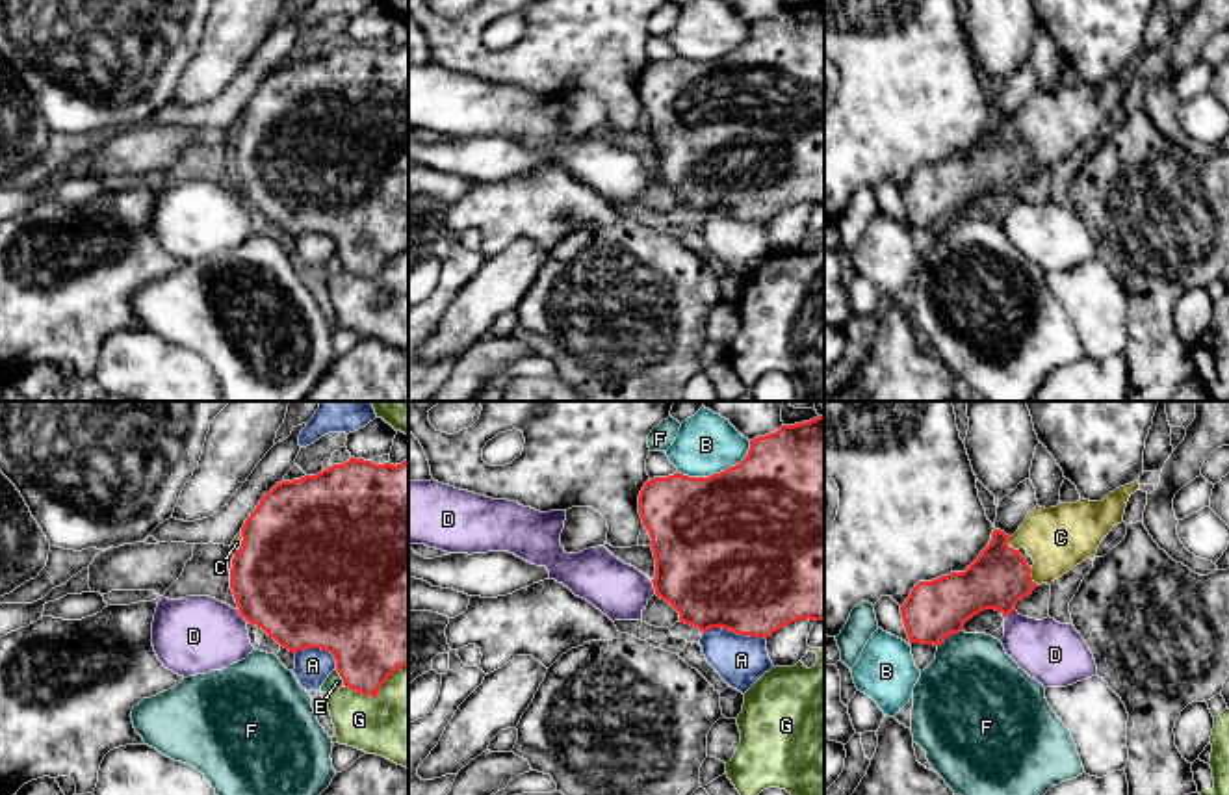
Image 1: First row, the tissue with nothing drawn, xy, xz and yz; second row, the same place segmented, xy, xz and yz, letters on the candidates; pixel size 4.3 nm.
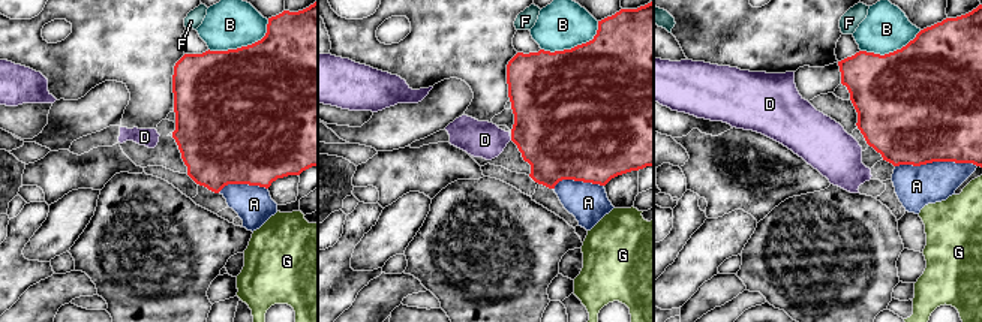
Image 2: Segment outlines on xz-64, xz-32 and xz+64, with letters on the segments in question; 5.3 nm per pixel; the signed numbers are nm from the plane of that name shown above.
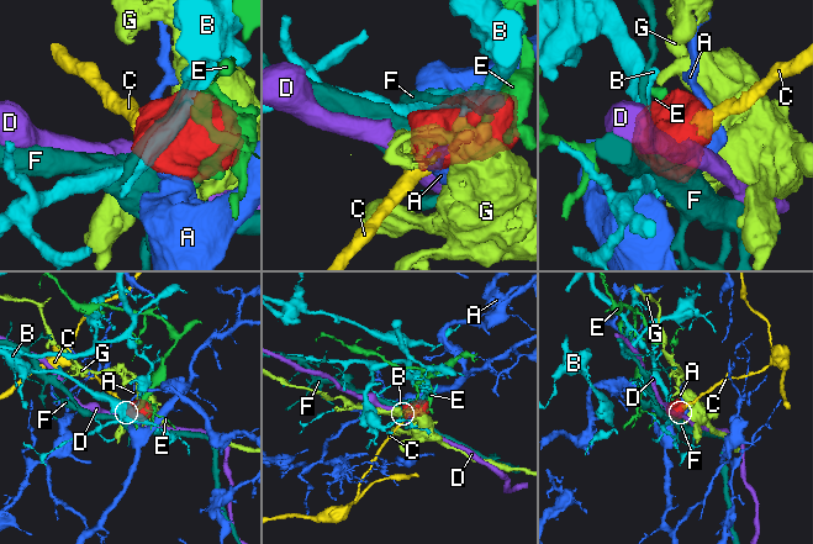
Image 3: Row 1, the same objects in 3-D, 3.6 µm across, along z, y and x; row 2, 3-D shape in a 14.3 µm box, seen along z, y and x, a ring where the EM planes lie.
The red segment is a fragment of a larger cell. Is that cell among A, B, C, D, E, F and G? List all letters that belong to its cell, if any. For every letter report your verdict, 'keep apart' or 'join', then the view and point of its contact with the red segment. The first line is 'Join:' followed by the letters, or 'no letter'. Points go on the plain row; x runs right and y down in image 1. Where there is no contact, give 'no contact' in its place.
Join: C
A: keep apart | xz (734, 216)
B: keep apart | xz (721, 56)
C: join | yz (1009, 130)
D: keep apart | xz (654, 171)
E: keep apart | xy (340, 259)
F: keep apart | yz (949, 220)
G: keep apart | xy (377, 277)

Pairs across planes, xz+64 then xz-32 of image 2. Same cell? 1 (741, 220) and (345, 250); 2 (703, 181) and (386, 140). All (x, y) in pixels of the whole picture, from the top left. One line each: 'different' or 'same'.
1: different
2: different

